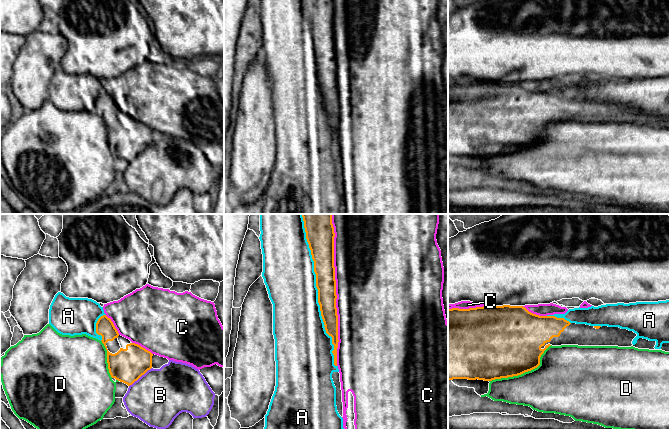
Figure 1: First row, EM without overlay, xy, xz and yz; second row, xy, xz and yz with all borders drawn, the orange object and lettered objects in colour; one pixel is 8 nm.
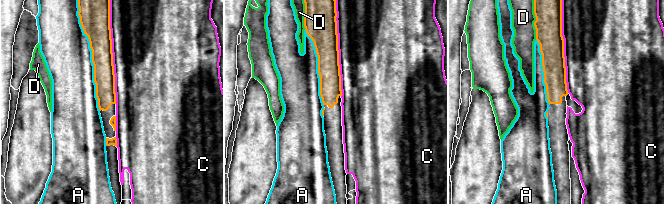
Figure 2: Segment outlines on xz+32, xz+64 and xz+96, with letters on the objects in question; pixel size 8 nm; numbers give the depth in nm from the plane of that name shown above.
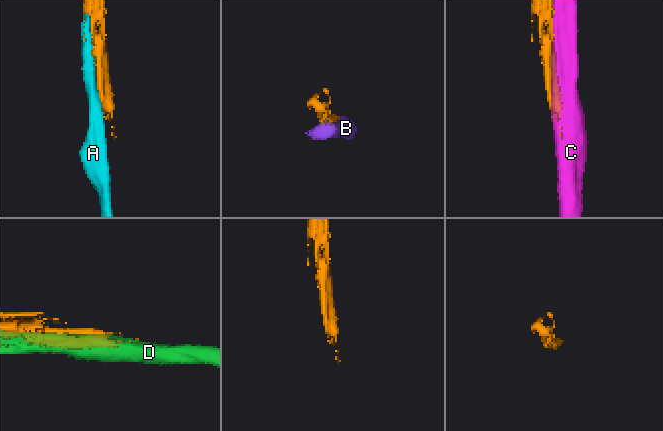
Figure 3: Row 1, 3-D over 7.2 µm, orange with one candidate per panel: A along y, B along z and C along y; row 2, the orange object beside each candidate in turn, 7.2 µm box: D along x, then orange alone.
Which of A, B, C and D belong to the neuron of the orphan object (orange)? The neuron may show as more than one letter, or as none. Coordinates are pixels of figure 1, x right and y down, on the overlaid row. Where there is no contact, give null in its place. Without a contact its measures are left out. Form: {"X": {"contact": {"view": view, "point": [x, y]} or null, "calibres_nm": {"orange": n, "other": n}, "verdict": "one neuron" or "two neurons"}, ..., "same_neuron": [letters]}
{"A": {"contact": {"view": "xz", "point": [318, 290]}, "calibres_nm": {"orange": 160, "other": 400}, "verdict": "two neurons"}, "B": {"contact": {"view": "xy", "point": [140, 376]}, "calibres_nm": {"orange": 280, "other": 420}, "verdict": "two neurons"}, "C": {"contact": {"view": "xz", "point": [335, 290]}, "calibres_nm": {"orange": 160, "other": 500}, "verdict": "two neurons"}, "D": {"contact": {"view": "yz", "point": [524, 372]}, "calibres_nm": {"orange": 500, "other": 400}, "verdict": "two neurons"}, "same_neuron": []}

